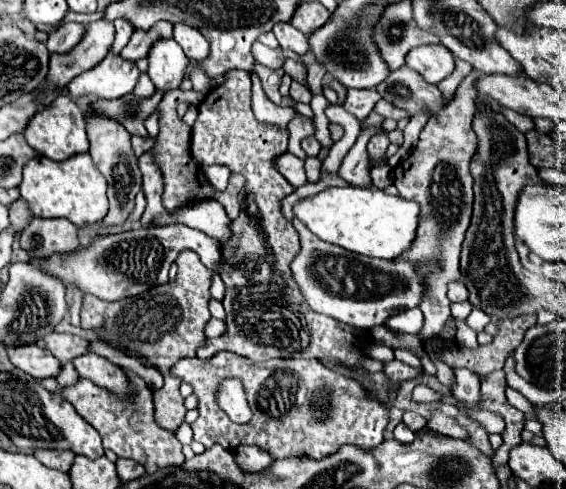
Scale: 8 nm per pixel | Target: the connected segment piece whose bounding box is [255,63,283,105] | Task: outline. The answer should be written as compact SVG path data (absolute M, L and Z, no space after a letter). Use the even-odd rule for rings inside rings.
M255 63L255 73L261 79L261 85L263 85L263 91L267 93L267 97L273 103L281 105L279 83L281 83L281 77L283 77L283 69L269 69L269 67L263 67L261 63Z

